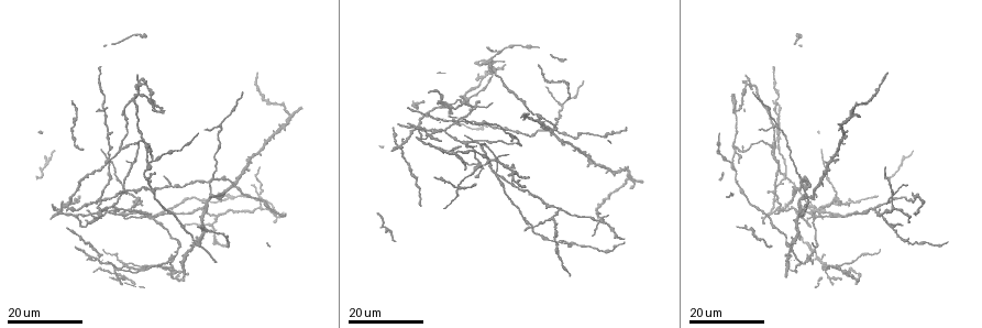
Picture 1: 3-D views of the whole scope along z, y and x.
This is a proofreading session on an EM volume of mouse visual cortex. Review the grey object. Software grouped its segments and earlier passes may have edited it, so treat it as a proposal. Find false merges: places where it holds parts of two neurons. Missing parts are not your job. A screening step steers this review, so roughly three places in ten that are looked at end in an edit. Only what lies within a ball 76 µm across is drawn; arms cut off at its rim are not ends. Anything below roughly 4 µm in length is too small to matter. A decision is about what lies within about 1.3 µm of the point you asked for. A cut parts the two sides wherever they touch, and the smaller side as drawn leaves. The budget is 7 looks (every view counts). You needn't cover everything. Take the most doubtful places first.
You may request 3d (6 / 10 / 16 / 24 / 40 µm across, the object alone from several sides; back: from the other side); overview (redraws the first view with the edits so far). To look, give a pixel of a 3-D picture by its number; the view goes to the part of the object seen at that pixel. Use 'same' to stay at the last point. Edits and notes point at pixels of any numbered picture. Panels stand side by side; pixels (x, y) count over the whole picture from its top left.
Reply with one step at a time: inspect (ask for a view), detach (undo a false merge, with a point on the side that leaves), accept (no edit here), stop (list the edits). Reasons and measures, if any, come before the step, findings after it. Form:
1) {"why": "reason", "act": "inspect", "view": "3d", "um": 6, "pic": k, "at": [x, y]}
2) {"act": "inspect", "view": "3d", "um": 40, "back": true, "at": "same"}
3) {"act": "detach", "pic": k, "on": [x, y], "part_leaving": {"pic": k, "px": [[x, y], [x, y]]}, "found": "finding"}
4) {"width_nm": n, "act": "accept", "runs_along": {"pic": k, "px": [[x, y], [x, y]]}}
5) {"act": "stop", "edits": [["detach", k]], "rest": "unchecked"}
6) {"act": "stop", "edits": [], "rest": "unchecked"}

{"why": "branch point", "act": "inspect", "view": "3d", "um": 24, "pic": 1, "at": [442, 129]}

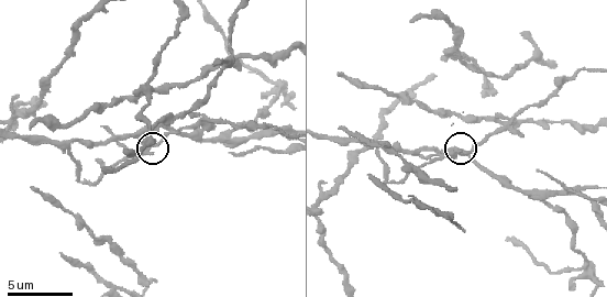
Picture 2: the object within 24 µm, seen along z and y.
{"act": "inspect", "view": "3d", "um": 10, "pic": 2, "at": [460, 154]}

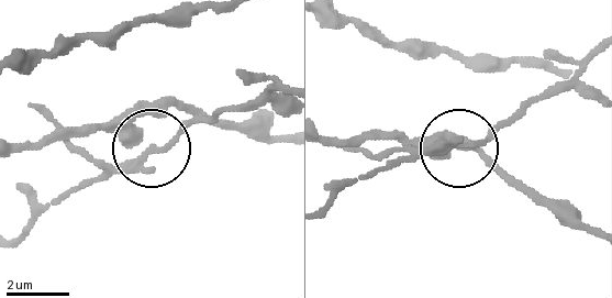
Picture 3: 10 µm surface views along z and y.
{"width_nm": 210, "act": "accept", "found": "one neuron here"}

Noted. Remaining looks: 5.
{"why": "looks like a crossing", "act": "inspect", "view": "3d", "um": 10, "pic": 2, "at": [229, 135]}

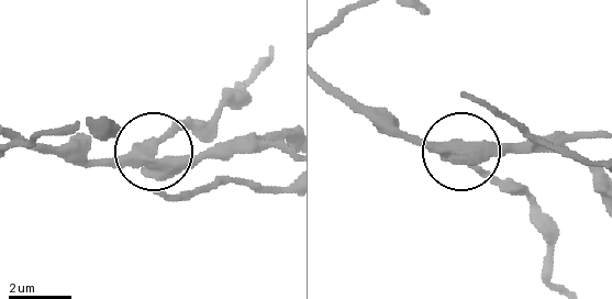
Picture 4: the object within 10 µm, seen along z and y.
{"side_arm_um": 29, "arms": 4, "act": "accept", "found": "all the same neuron"}

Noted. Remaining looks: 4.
{"why": "branch point", "act": "inspect", "view": "3d", "um": 16, "pic": 1, "at": [801, 182]}

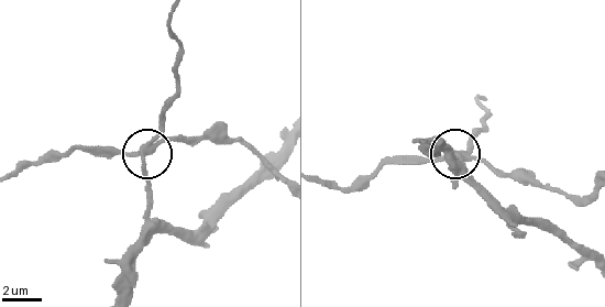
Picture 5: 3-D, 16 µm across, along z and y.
{"act": "inspect", "view": "3d", "um": 10, "pic": 5, "at": [137, 153]}

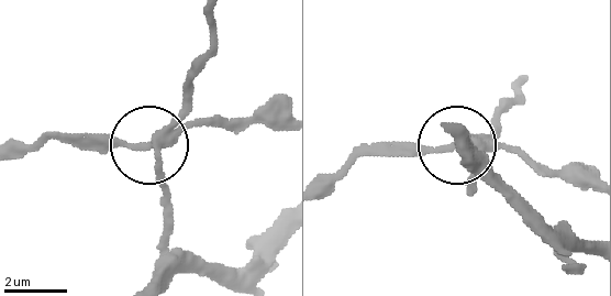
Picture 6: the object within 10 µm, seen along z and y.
{"width_nm": 260, "act": "detach", "pic": 6, "on": [156, 177], "part_leaving": {"pic": 6, "px": [[162, 133], [207, 57], [209, 10]]}, "found": "a second neuron is stuck on"}

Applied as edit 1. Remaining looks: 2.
{"why": "two arms in line, one across", "act": "inspect", "view": "3d", "um": 10, "pic": 2, "at": [150, 127]}

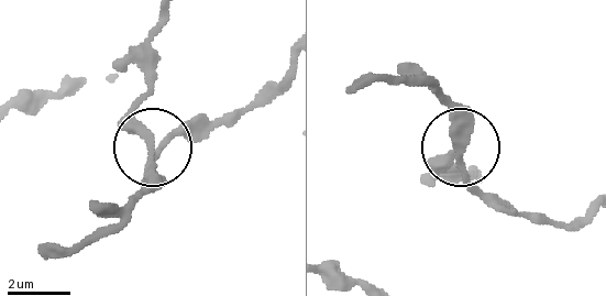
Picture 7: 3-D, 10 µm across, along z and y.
{"arms": 3, "act": "accept", "found": "all the same neuron"}

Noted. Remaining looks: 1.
{"act": "stop", "edits": [["detach", 6]], "rest": "unchecked"}

